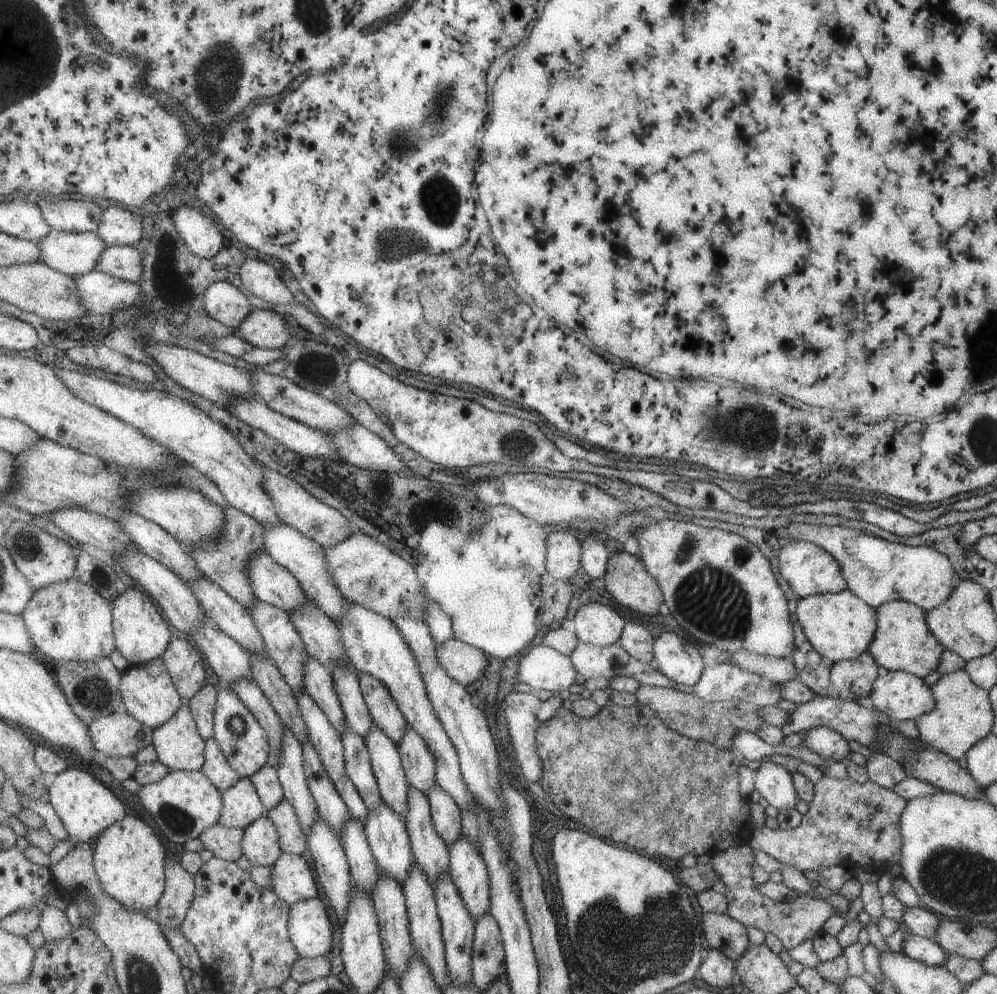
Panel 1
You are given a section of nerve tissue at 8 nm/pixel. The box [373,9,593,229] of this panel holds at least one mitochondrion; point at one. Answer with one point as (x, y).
(437, 116)

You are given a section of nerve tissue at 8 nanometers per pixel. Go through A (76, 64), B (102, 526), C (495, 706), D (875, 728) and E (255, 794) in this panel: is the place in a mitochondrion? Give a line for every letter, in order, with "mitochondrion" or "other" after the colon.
A: other
B: other
C: other
D: mitochondrion
E: other

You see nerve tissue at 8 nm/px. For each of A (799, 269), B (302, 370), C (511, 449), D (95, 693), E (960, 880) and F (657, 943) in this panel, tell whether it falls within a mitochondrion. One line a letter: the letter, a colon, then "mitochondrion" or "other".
A: other
B: mitochondrion
C: mitochondrion
D: mitochondrion
E: mitochondrion
F: mitochondrion

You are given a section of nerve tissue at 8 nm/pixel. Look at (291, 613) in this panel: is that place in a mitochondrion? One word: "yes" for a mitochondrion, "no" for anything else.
no

